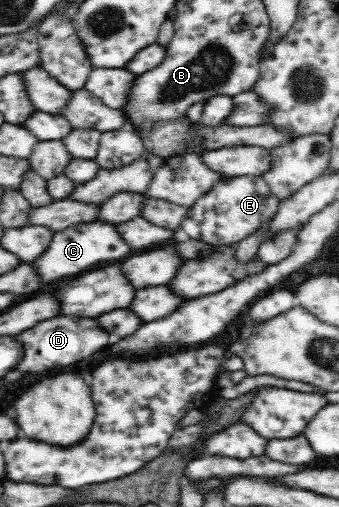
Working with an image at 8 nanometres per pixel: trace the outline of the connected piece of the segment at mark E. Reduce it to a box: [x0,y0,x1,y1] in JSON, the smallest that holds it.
[180,176,279,246]

